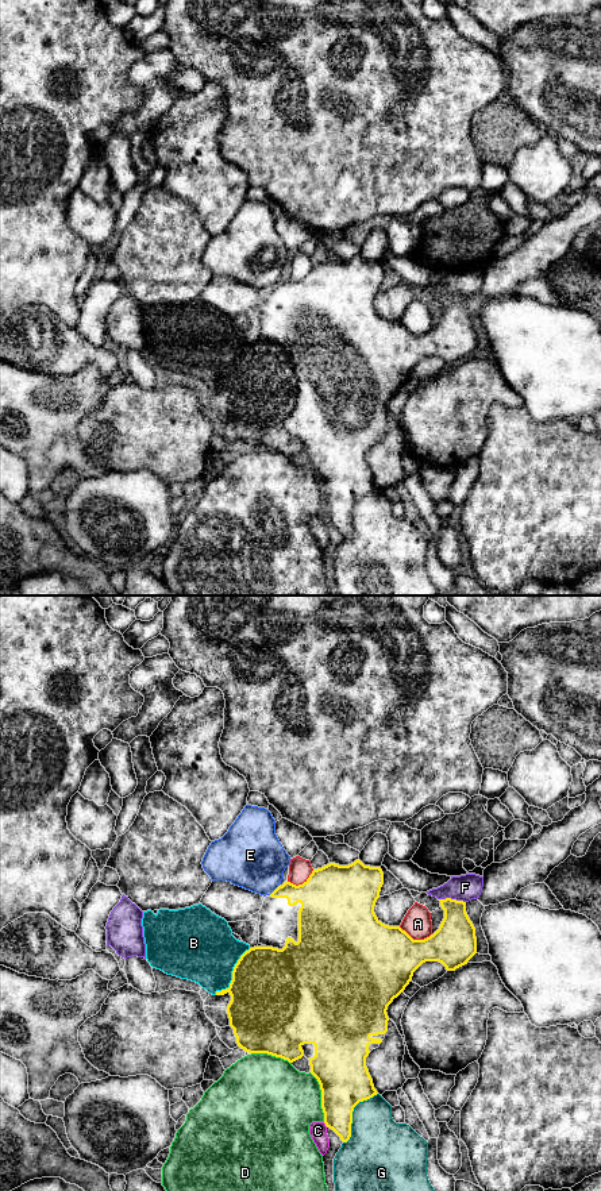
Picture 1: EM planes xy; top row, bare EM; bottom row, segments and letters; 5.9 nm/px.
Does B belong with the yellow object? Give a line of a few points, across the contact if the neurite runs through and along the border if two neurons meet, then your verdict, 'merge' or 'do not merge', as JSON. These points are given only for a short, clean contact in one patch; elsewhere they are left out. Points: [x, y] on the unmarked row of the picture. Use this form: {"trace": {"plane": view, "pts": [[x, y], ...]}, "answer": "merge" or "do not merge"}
{"answer": "do not merge"}

